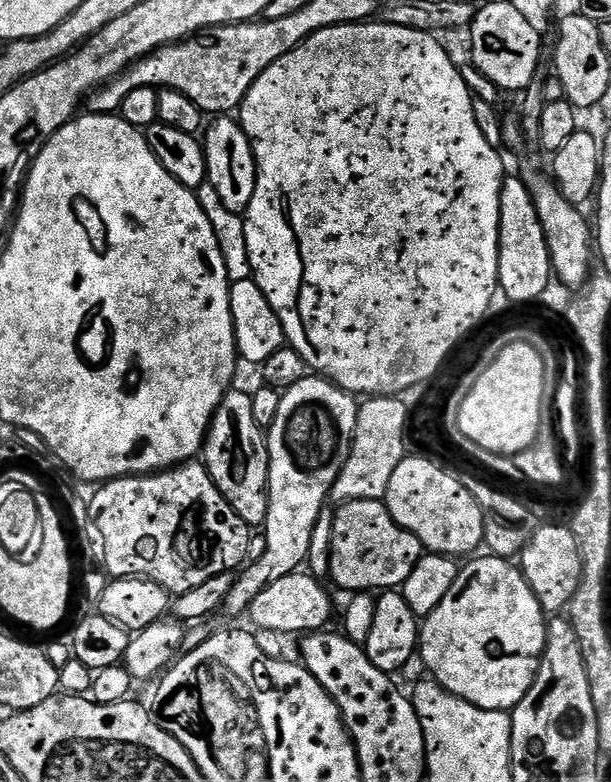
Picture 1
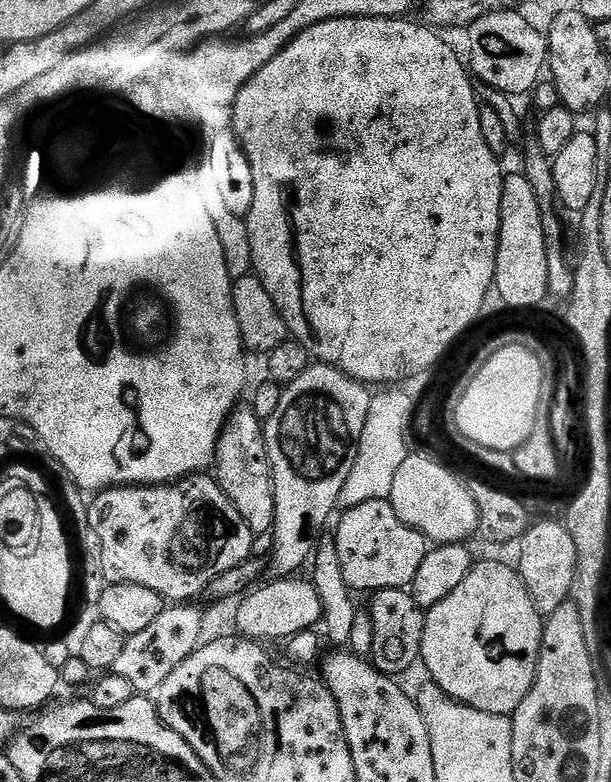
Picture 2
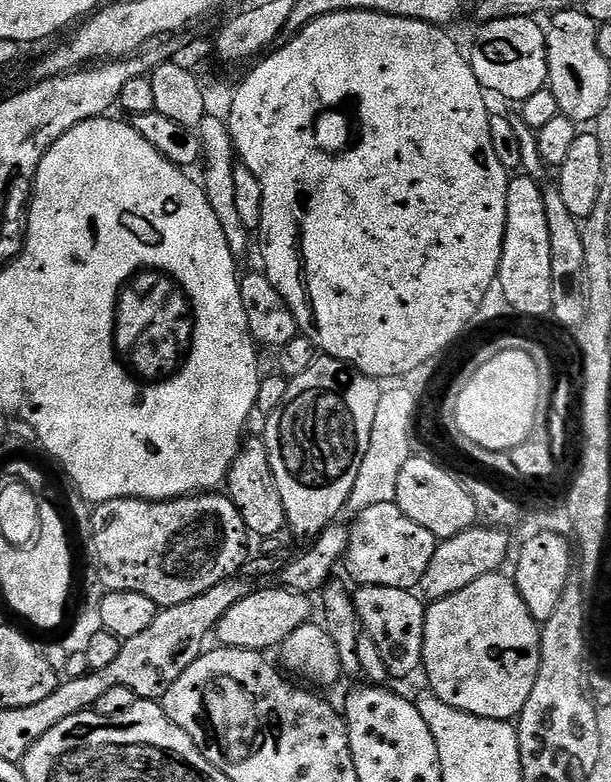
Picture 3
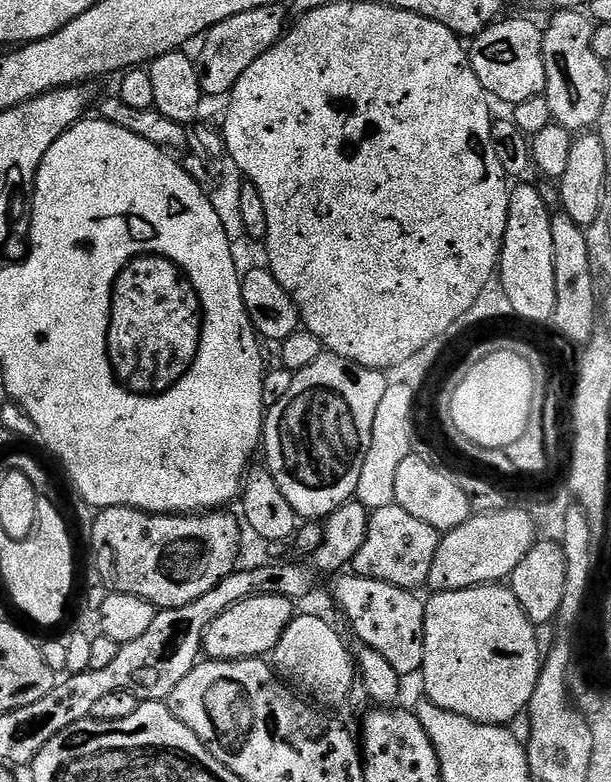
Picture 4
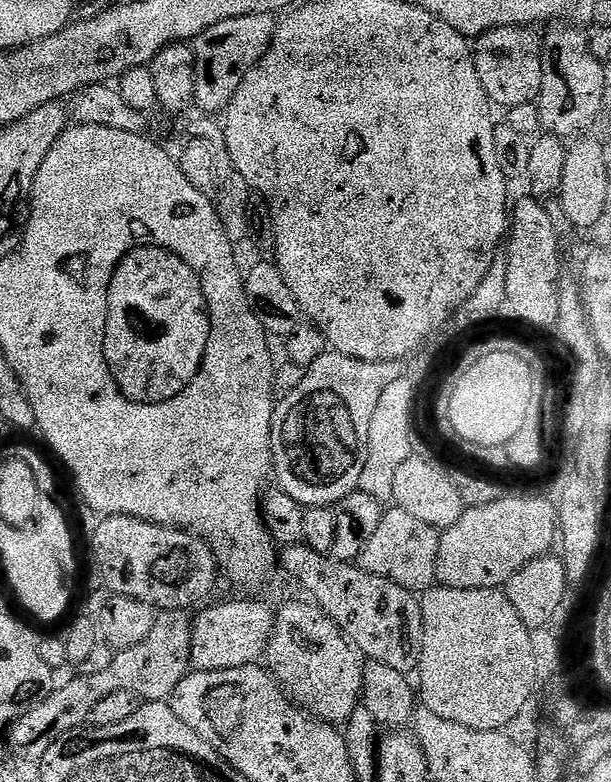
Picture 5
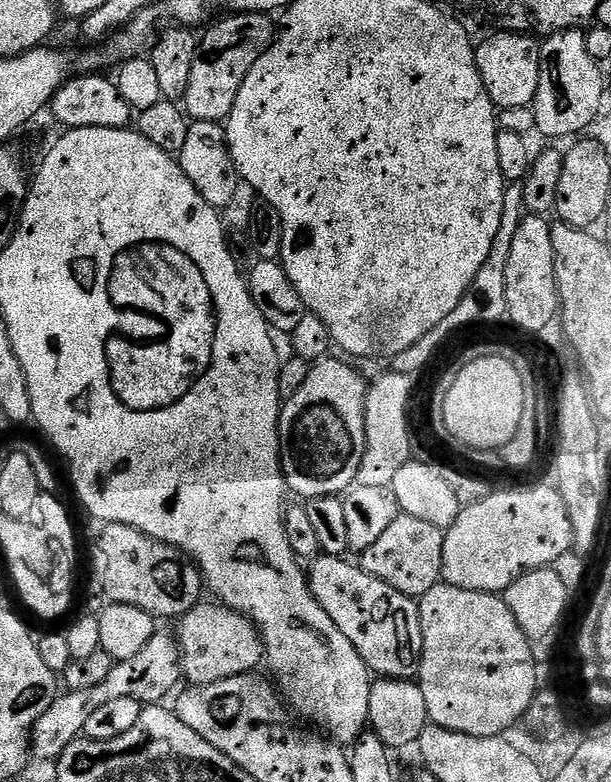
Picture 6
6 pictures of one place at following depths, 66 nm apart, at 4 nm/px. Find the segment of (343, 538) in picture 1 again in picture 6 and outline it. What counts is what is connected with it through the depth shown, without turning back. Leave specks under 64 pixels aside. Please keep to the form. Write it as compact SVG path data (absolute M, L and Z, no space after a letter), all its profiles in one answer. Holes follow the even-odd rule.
M401 514L390 522L390 527L374 541L374 546L362 553L358 563L371 576L386 582L386 586L394 586L394 590L413 598L422 597L441 583L444 533L445 529L430 526L430 522L422 522L422 518Z

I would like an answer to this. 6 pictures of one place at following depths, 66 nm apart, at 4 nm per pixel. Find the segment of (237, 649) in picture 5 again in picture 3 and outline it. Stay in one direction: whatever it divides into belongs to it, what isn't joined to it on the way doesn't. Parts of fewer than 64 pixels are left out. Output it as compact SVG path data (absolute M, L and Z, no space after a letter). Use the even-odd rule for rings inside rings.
M283 586L276 588L257 587L242 602L230 606L226 610L214 629L214 636L217 636L219 643L225 648L241 648L251 652L263 653L264 648L279 649L294 630L301 628L303 624L309 623L312 612L312 604L307 595L303 592L292 592Z

